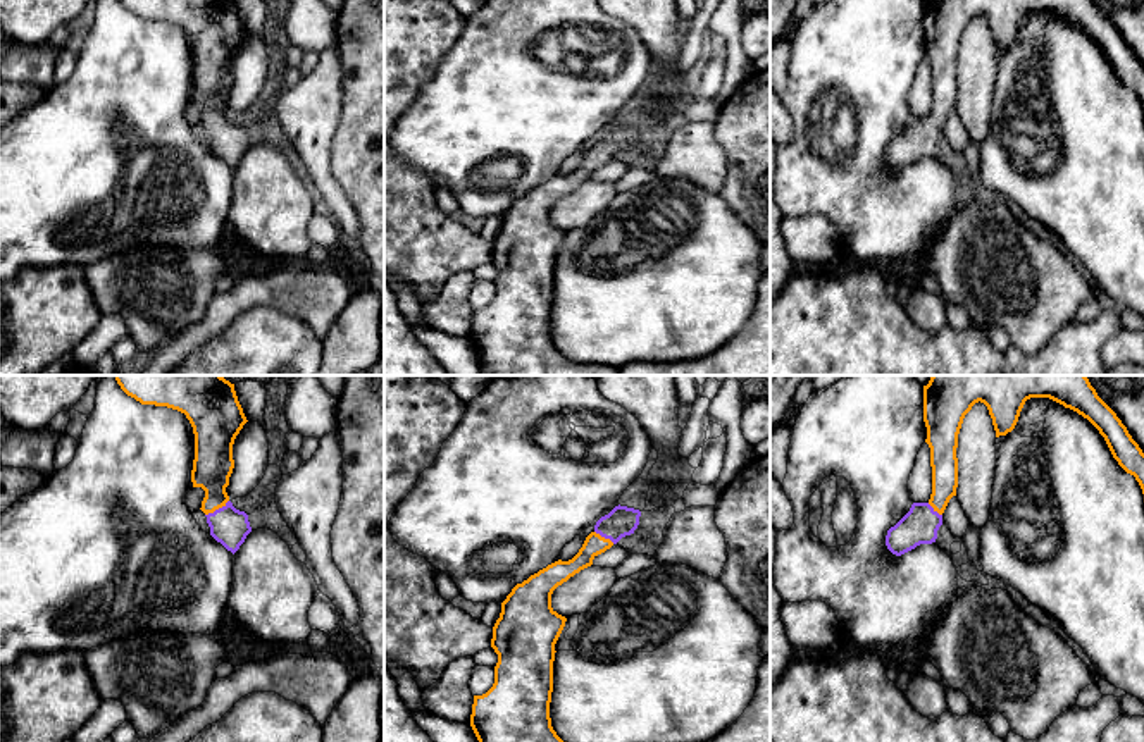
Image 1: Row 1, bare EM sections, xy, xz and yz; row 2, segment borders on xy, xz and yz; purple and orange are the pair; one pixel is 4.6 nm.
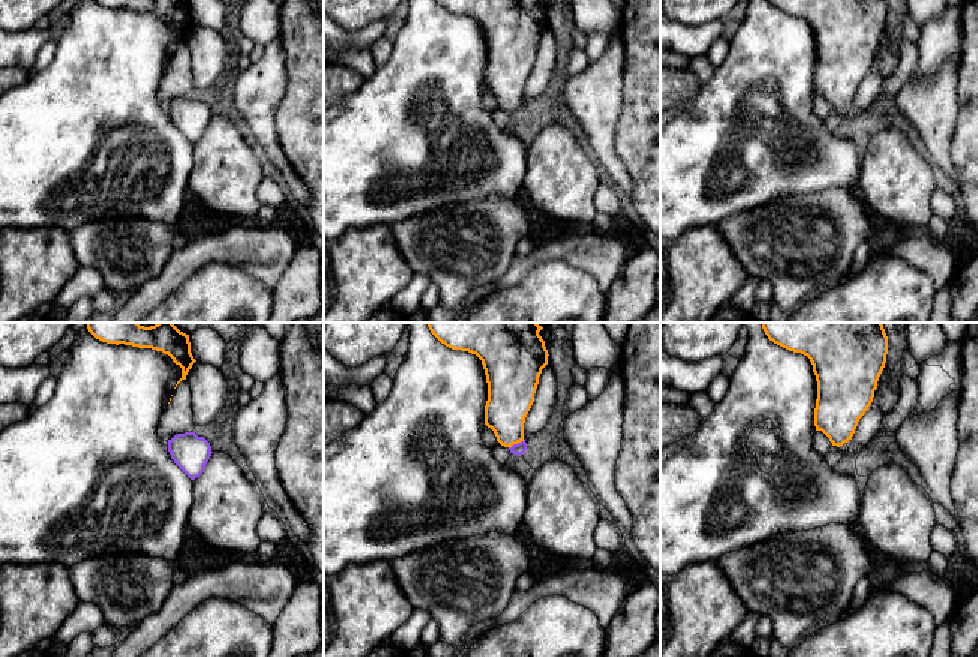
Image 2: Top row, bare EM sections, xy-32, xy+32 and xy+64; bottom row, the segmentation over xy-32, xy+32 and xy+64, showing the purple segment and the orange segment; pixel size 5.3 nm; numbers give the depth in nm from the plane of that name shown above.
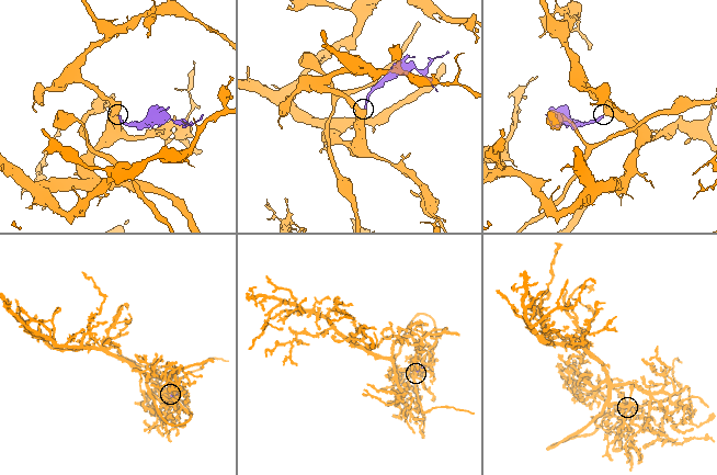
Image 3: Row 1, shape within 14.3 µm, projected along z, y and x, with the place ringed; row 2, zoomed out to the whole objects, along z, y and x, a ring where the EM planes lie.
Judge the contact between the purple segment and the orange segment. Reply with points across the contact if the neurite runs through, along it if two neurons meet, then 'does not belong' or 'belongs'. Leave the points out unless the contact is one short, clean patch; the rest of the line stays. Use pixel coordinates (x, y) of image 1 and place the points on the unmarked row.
way xy (228, 140), (216, 124), (212, 80); belongs

